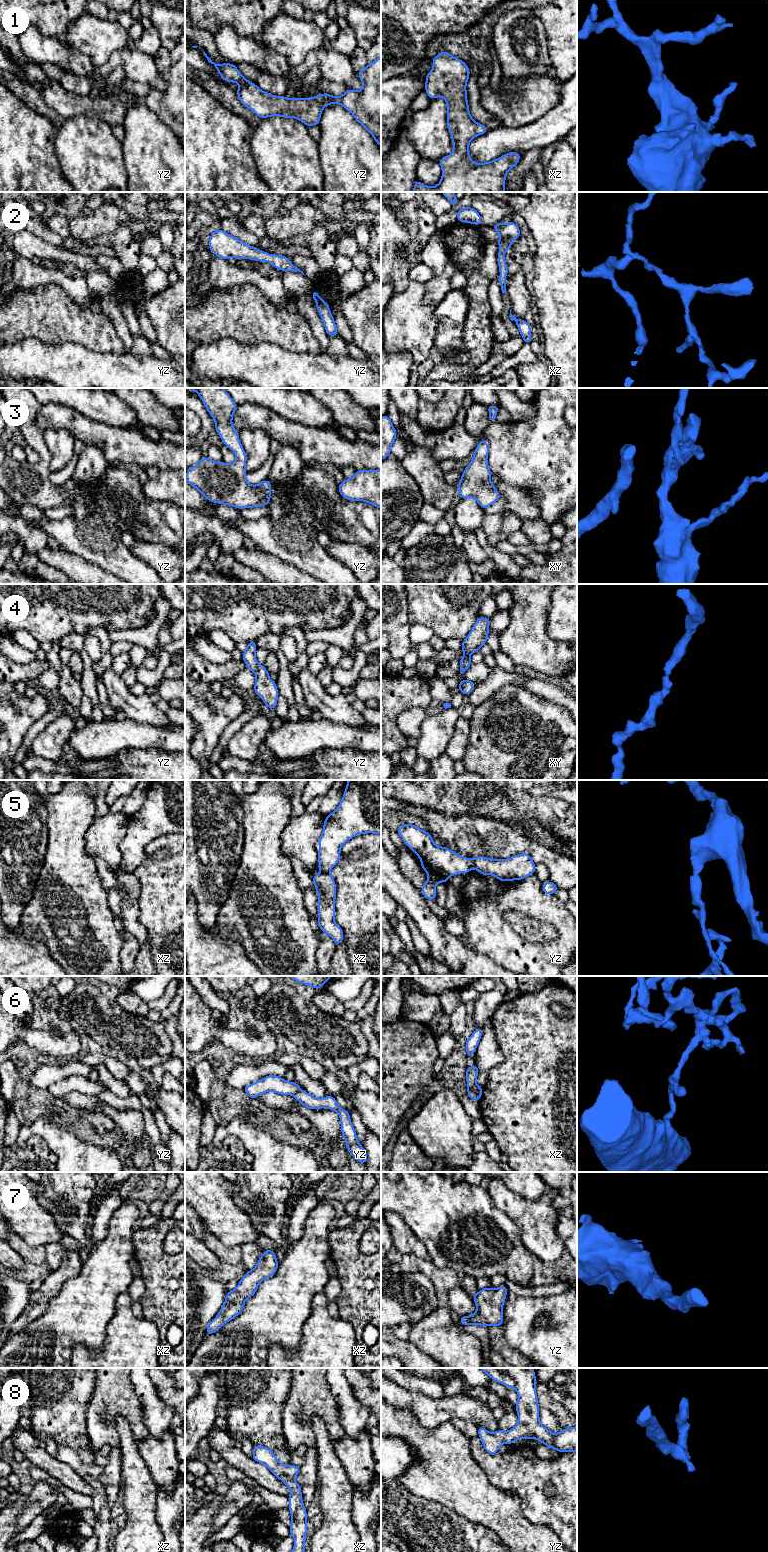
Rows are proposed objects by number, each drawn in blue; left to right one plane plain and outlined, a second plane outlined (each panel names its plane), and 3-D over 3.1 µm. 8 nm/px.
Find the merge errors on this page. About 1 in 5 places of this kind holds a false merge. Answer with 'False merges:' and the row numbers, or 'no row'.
False merges: 5, 6

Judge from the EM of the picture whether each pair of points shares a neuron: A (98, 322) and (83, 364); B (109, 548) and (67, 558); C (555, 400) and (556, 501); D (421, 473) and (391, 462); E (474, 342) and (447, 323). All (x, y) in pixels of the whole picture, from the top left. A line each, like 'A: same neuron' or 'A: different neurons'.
A: different neurons
B: different neurons
C: same neuron
D: different neurons
E: different neurons

